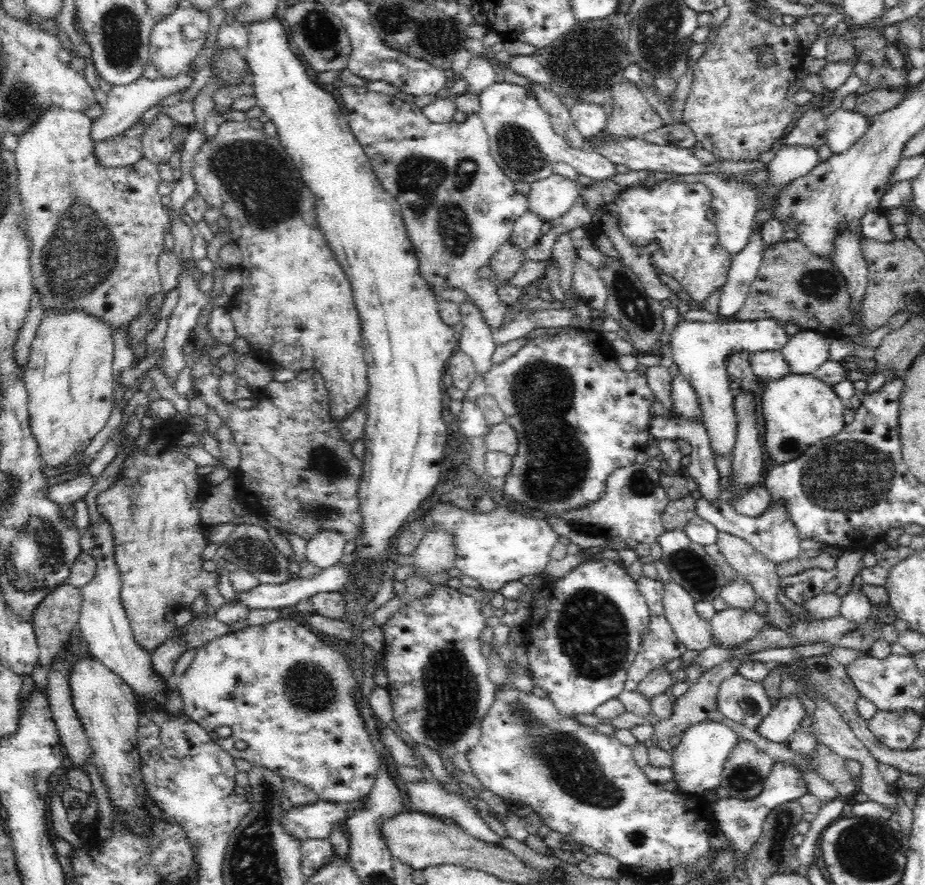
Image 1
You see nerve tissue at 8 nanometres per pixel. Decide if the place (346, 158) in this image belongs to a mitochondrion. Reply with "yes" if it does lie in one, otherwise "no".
no

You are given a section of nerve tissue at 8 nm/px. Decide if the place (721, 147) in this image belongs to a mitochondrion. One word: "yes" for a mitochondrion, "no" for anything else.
no

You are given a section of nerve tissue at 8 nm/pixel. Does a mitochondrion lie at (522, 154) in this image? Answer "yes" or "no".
yes

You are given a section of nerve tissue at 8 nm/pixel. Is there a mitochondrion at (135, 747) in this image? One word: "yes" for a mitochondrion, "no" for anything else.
no

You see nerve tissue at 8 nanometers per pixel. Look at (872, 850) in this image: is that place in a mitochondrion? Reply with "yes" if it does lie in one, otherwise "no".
yes

